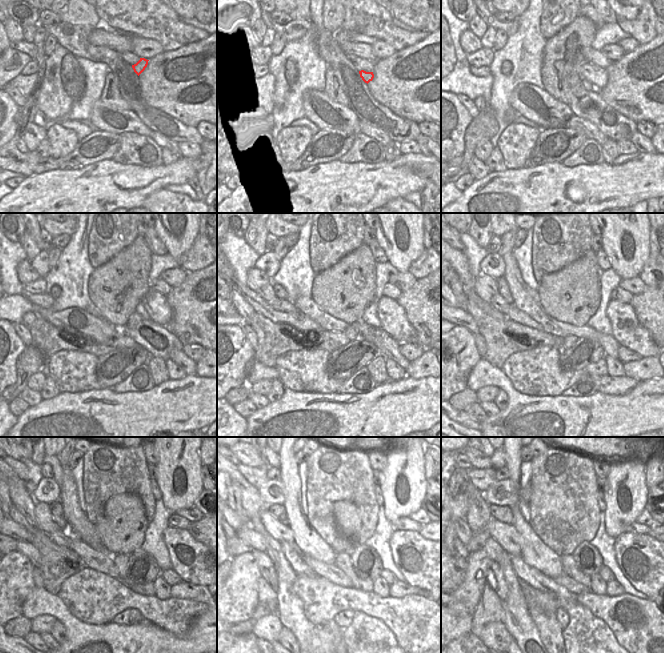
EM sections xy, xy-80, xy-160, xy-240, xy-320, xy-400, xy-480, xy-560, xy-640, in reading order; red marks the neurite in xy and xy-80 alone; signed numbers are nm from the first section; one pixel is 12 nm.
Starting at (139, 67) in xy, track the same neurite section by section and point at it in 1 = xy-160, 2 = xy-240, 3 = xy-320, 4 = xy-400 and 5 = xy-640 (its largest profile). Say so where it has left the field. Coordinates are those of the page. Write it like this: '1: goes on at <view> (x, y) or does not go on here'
1: goes on at xy-160 (588, 86)
2: goes on at xy-240 (135, 318)
3: goes on at xy-320 (351, 332)
4: goes on at xy-400 (570, 340)
5: goes on at xy-640 (570, 568)

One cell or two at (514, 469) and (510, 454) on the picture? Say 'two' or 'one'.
one

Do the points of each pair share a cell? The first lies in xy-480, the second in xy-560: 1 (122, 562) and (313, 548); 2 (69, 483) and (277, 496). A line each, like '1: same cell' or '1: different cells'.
1: different cells
2: different cells

